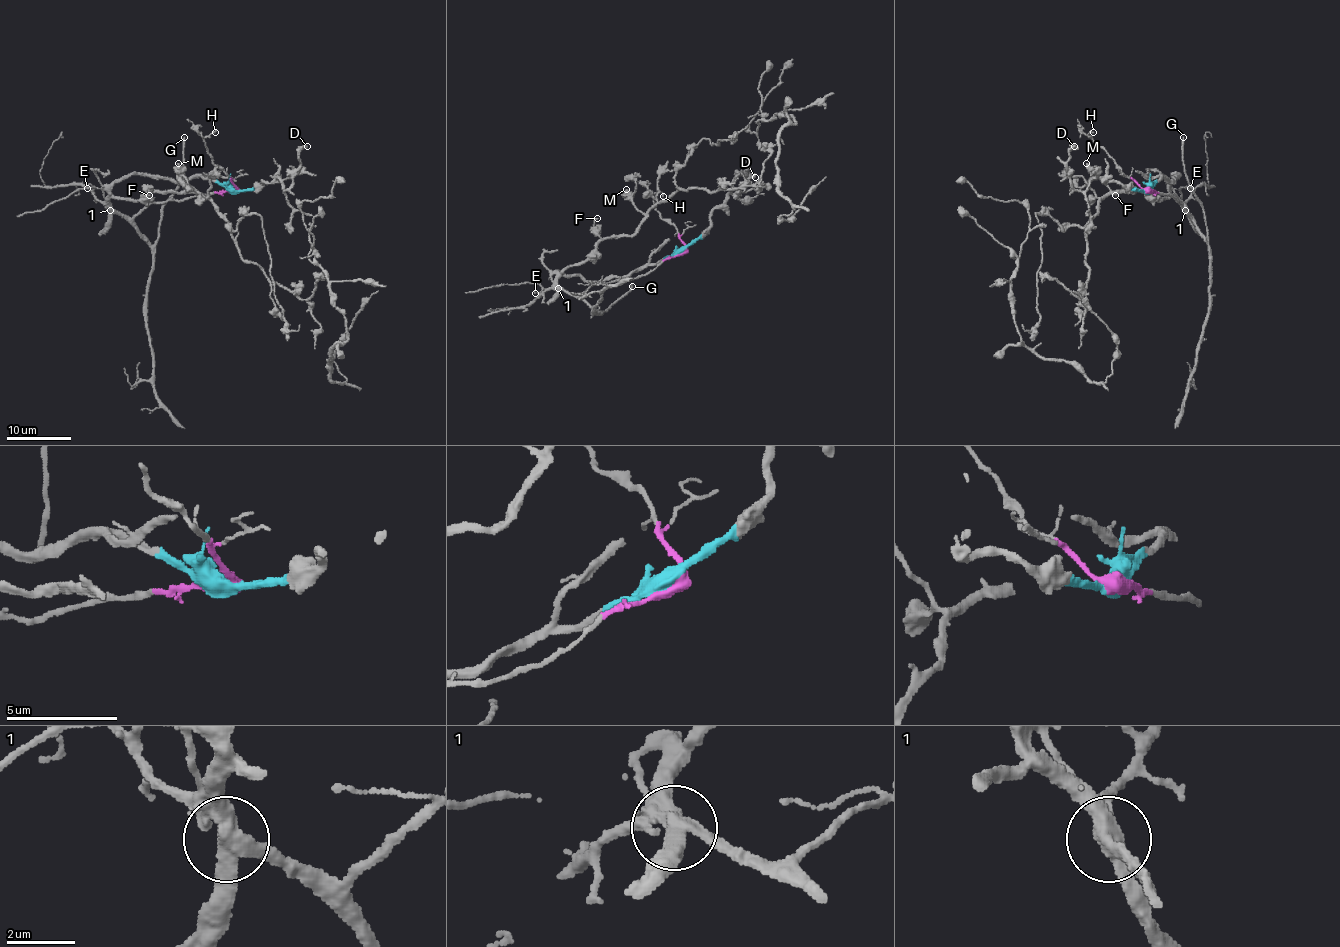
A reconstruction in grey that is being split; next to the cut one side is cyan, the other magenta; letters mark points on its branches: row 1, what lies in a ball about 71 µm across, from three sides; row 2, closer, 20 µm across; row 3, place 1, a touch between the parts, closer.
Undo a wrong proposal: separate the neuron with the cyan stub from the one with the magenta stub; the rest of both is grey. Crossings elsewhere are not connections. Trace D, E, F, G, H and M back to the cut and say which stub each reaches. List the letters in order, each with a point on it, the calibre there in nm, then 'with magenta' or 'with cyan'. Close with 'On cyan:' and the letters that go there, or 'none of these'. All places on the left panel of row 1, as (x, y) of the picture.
D: (307, 146) | 420 nm | with cyan
E: (87, 188) | 100 nm | with magenta
F: (149, 195) | 130 nm | with cyan
G: (184, 137) | 240 nm | with magenta
H: (215, 132) | 160 nm | with magenta
M: (178, 163) | 360 nm | with cyan
On cyan: D, F, M

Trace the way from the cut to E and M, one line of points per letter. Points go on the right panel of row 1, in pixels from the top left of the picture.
E: (1148, 190), (1168, 193), (1192, 218), (1185, 211), (1185, 200), (1190, 195), (1189, 184), (1190, 189)
M: (1148, 190), (1163, 176), (1173, 181), (1177, 172), (1169, 193), (1150, 200), (1137, 190), (1111, 190), (1086, 163)

